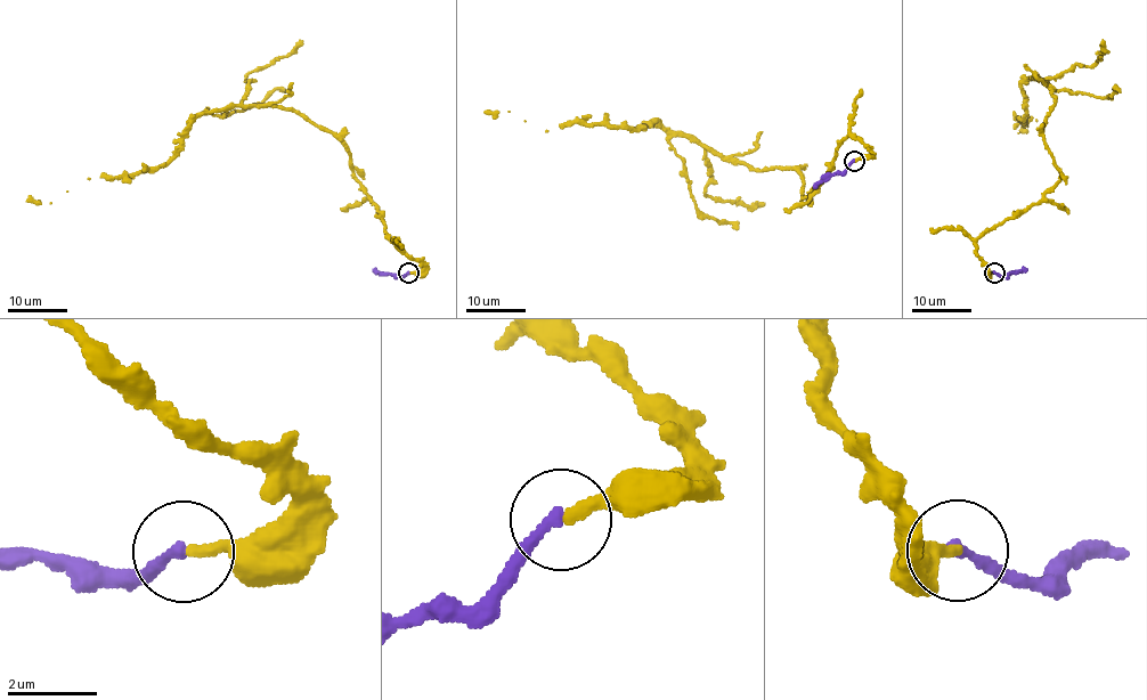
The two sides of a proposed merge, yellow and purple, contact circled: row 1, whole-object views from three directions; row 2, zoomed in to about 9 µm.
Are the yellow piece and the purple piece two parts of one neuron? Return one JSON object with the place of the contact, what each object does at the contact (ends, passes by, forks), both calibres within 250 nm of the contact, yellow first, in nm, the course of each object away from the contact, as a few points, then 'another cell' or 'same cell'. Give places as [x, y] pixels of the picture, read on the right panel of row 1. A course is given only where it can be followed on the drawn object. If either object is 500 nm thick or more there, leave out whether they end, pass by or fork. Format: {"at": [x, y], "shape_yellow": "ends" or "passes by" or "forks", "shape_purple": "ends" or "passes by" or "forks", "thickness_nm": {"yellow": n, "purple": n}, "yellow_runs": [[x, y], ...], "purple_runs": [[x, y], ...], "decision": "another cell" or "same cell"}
{"at": [994, 273], "shape_yellow": "ends", "shape_purple": "ends", "thickness_nm": {"yellow": 260, "purple": 240}, "yellow_runs": [[993, 273], [977, 239], [1060, 178], [1052, 87], [1034, 76], [1023, 127]], "purple_runs": [[993, 273], [1007, 275], [1027, 268]], "decision": "another cell"}

